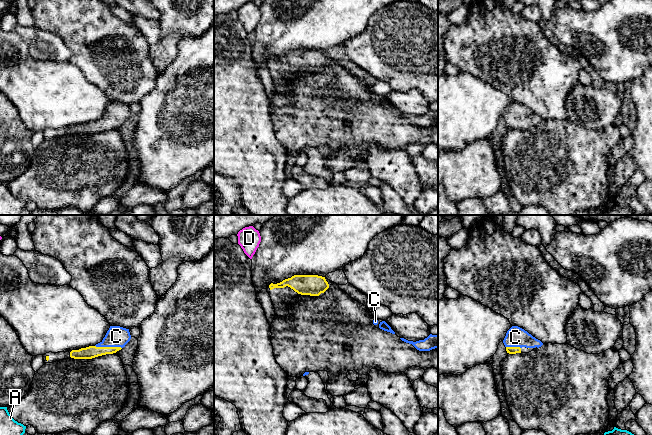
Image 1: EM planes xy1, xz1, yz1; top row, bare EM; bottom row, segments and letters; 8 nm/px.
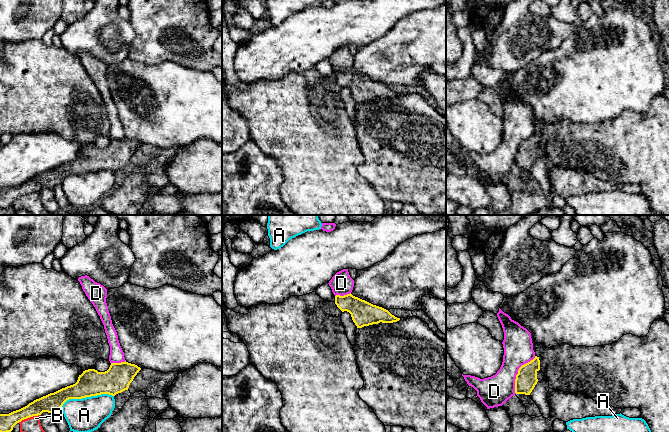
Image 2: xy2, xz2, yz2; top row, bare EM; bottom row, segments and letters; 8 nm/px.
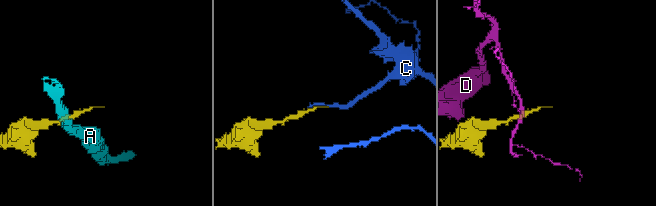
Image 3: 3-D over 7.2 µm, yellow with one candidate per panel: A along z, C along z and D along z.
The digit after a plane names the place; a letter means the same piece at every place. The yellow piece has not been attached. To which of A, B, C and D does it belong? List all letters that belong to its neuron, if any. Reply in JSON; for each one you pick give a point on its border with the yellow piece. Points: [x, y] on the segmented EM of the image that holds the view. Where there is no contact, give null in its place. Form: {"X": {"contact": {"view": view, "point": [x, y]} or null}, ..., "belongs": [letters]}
{"C": {"contact": {"view": "xy1", "point": [108, 347]}}, "belongs": ["C"]}

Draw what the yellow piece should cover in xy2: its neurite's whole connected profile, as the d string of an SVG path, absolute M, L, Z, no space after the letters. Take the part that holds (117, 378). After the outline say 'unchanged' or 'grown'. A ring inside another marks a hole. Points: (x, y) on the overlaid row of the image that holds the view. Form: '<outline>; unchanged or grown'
M126 361L111 363L105 372L98 372L95 369L85 370L79 375L75 384L36 399L19 410L0 414L0 432L11 432L17 423L41 415L43 412L54 414L69 399L82 399L101 394L115 396L128 390L140 370L137 365Z; unchanged

